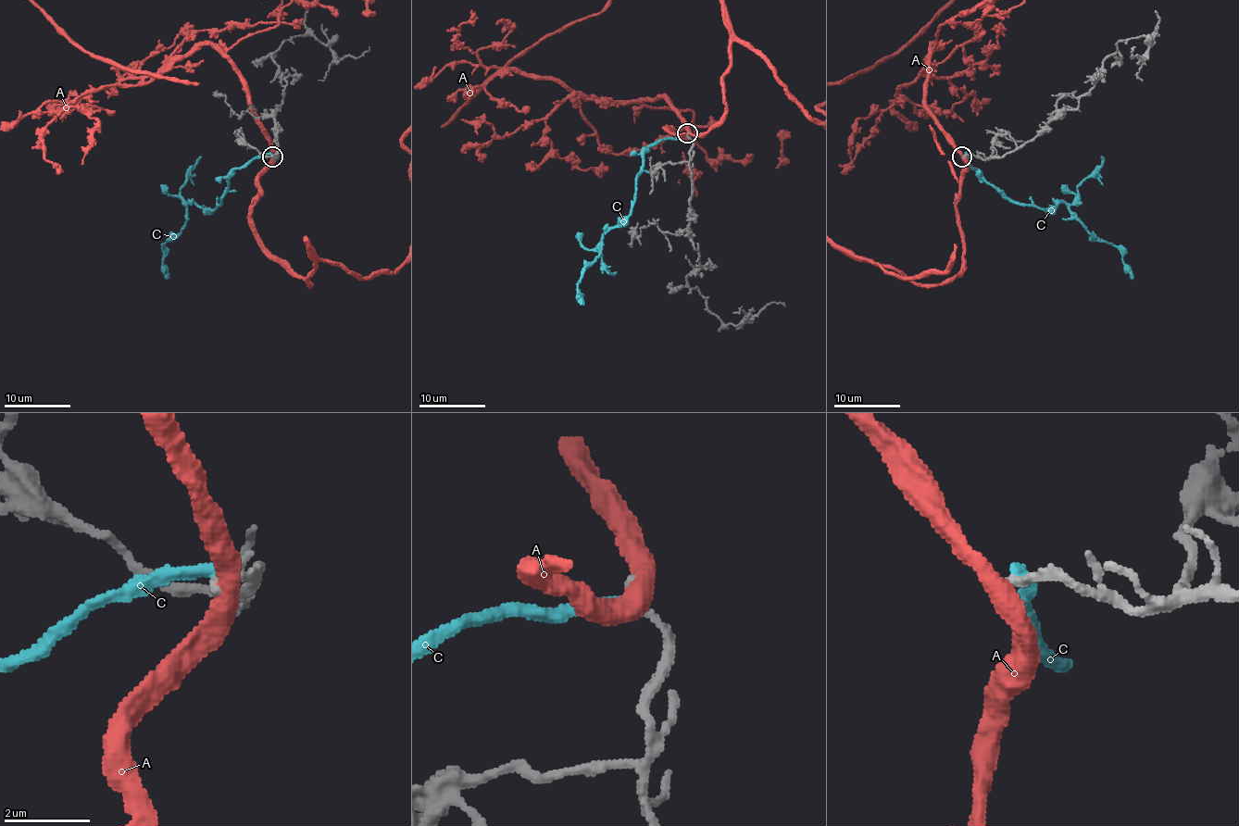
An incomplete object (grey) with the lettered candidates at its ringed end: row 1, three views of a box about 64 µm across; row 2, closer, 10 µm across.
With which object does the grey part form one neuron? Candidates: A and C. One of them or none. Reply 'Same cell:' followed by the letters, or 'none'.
Same cell: none

